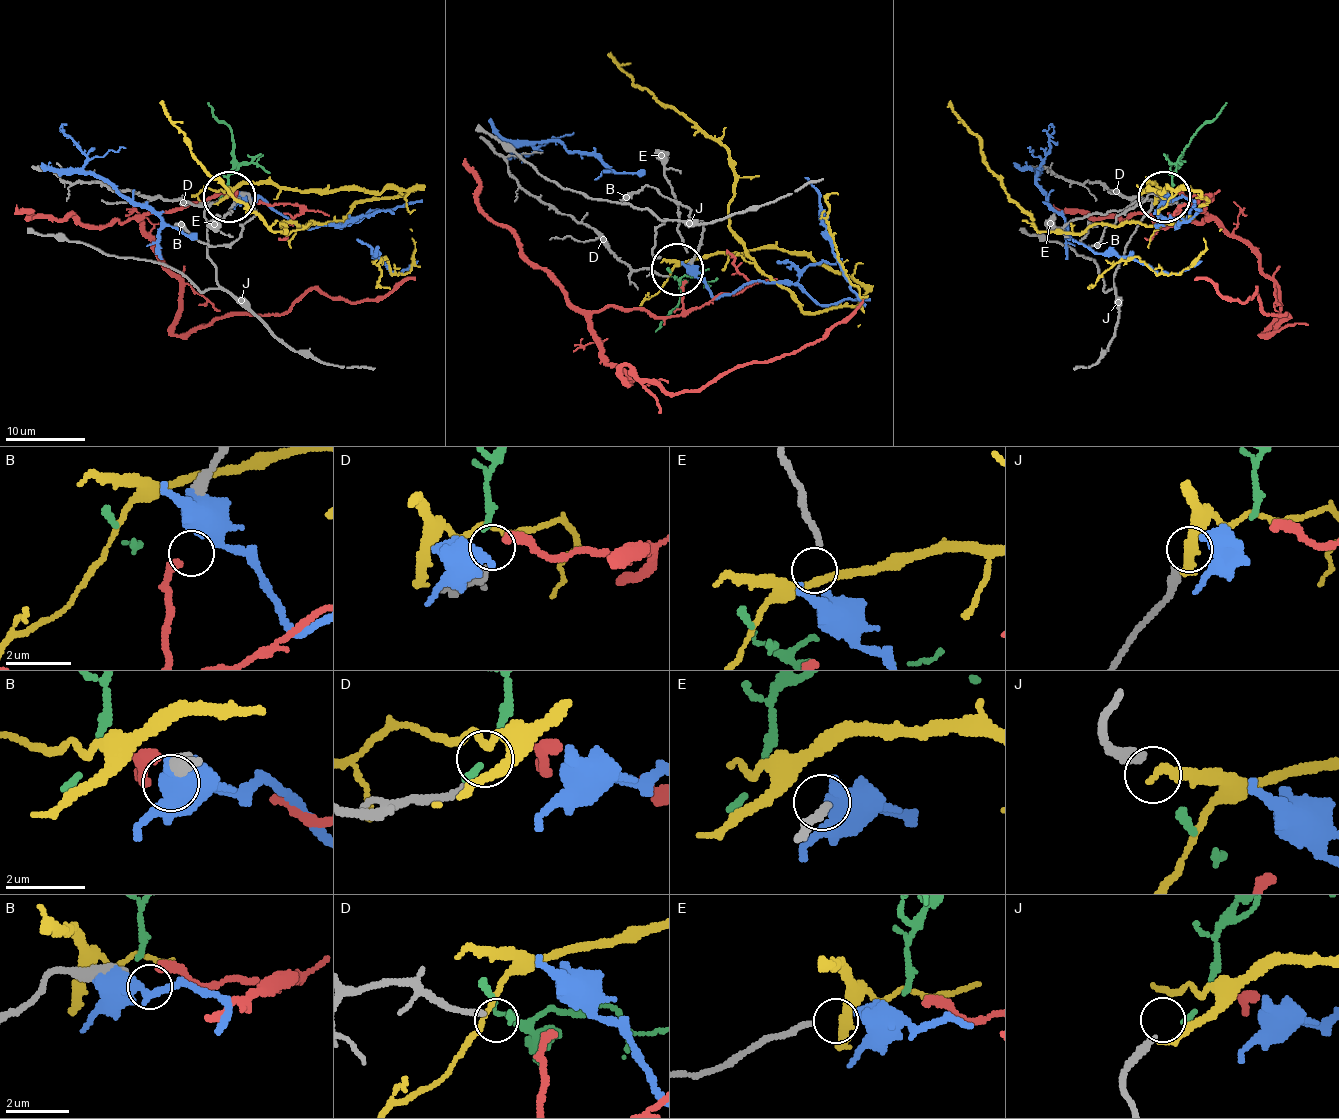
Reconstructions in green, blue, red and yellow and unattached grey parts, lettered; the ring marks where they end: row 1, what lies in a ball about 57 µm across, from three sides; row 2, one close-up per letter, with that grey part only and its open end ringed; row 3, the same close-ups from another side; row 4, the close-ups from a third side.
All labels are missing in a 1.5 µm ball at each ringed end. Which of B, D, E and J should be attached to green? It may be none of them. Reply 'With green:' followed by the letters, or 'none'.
With green: none

